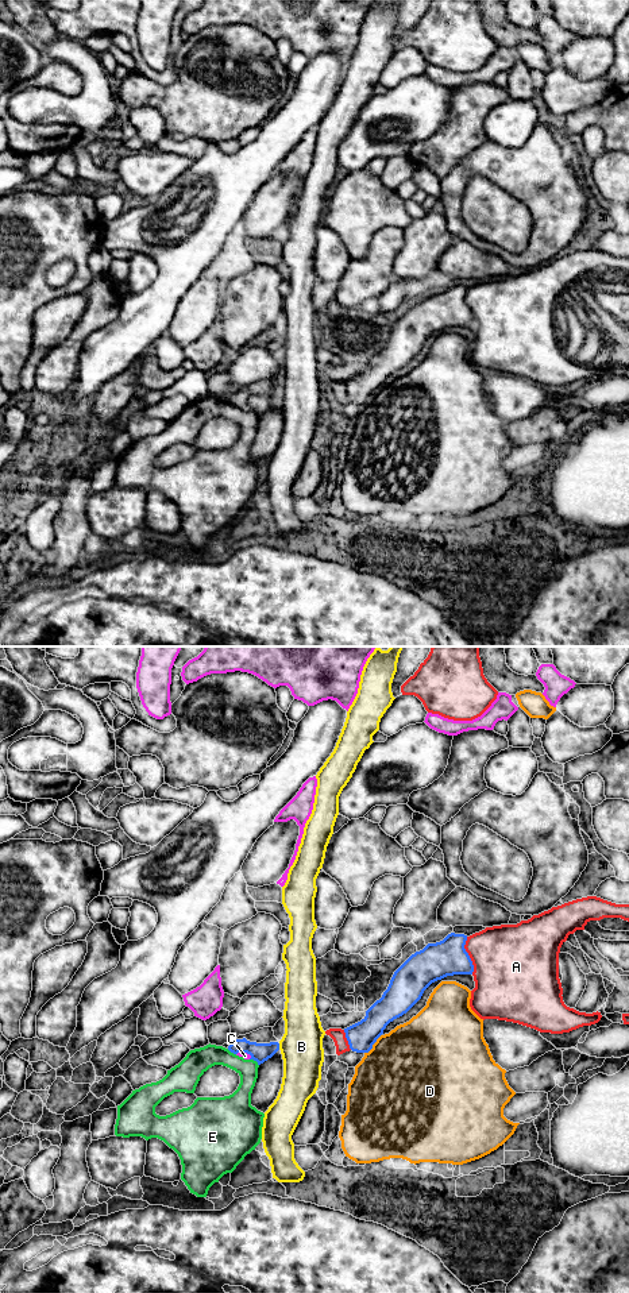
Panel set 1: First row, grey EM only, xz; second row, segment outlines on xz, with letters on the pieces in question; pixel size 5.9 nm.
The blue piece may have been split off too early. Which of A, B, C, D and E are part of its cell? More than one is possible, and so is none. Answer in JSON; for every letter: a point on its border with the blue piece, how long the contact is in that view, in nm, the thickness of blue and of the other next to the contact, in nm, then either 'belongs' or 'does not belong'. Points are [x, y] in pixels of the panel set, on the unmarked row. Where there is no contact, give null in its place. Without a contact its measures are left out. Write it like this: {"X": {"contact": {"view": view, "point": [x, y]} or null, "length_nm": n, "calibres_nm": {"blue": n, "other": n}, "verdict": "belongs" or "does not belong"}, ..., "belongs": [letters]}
{"A": {"contact": {"view": "xz", "point": [469, 308]}, "length_nm": 220, "calibres_nm": {"blue": 220, "other": 440}, "verdict": "does not belong"}, "B": {"contact": {"view": "xz", "point": [278, 398]}, "length_nm": 40, "calibres_nm": {"blue": 110, "other": 260}, "verdict": "does not belong"}, "C": {"contact": {"view": "xz", "point": [244, 404]}, "length_nm": 100, "calibres_nm": {"blue": 110, "other": 40}, "verdict": "does not belong"}, "D": {"contact": {"view": "xz", "point": [373, 396]}, "length_nm": 160, "calibres_nm": {"blue": 170, "other": 480}, "verdict": "does not belong"}, "E": {"contact": {"view": "xz", "point": [255, 412]}, "length_nm": 70, "calibres_nm": {"blue": 110, "other": 120}, "verdict": "does not belong"}, "belongs": []}

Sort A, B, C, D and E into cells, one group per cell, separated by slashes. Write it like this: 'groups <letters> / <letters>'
groups A / B / C / D / E

